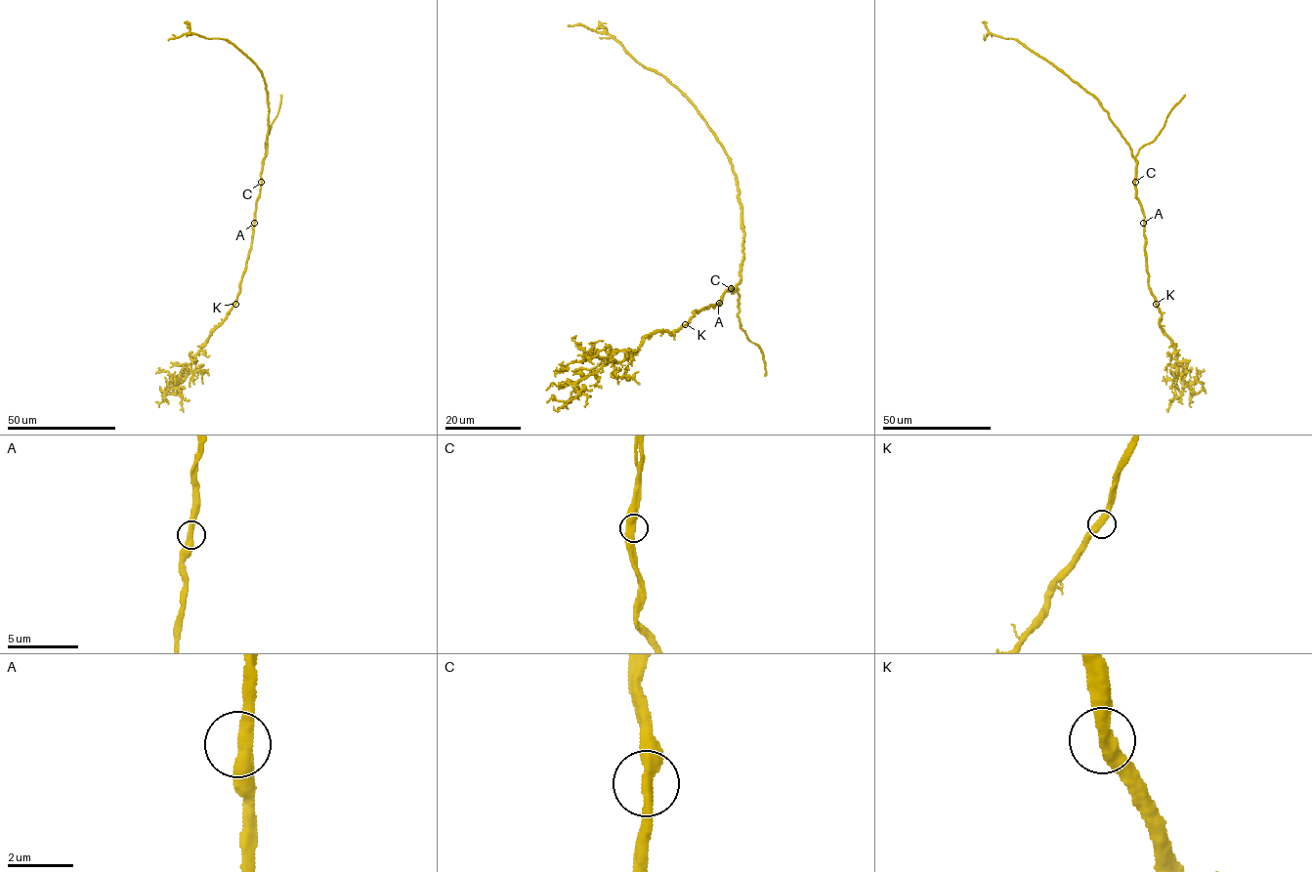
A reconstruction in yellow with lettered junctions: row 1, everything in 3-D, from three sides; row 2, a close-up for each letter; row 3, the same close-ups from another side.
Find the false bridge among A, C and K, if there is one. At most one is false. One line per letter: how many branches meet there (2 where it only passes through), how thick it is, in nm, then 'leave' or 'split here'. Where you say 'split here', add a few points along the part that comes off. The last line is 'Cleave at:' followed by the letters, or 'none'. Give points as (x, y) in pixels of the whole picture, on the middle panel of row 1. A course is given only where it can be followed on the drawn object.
A: 2 | 400 nm | leave
C: 2 | 420 nm | leave
K: 2 | 400 nm | leave
Cleave at: none

